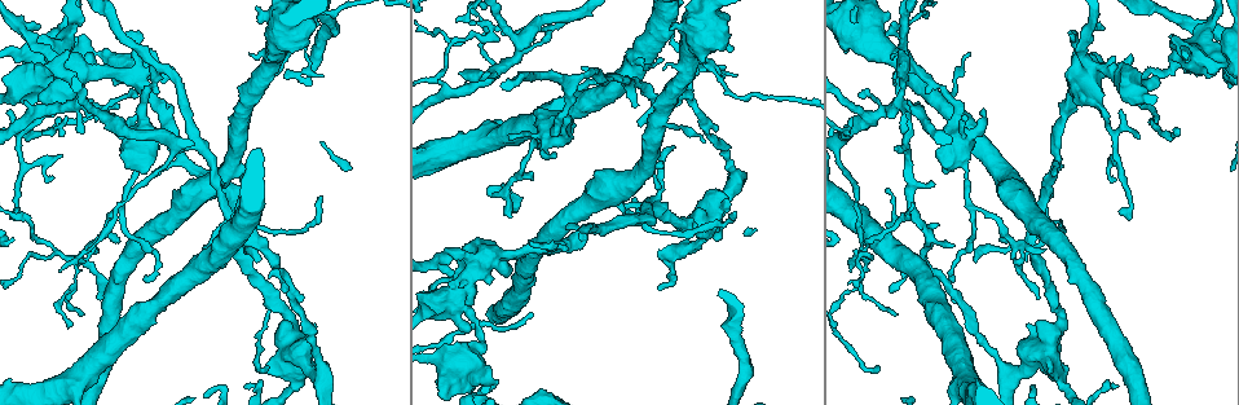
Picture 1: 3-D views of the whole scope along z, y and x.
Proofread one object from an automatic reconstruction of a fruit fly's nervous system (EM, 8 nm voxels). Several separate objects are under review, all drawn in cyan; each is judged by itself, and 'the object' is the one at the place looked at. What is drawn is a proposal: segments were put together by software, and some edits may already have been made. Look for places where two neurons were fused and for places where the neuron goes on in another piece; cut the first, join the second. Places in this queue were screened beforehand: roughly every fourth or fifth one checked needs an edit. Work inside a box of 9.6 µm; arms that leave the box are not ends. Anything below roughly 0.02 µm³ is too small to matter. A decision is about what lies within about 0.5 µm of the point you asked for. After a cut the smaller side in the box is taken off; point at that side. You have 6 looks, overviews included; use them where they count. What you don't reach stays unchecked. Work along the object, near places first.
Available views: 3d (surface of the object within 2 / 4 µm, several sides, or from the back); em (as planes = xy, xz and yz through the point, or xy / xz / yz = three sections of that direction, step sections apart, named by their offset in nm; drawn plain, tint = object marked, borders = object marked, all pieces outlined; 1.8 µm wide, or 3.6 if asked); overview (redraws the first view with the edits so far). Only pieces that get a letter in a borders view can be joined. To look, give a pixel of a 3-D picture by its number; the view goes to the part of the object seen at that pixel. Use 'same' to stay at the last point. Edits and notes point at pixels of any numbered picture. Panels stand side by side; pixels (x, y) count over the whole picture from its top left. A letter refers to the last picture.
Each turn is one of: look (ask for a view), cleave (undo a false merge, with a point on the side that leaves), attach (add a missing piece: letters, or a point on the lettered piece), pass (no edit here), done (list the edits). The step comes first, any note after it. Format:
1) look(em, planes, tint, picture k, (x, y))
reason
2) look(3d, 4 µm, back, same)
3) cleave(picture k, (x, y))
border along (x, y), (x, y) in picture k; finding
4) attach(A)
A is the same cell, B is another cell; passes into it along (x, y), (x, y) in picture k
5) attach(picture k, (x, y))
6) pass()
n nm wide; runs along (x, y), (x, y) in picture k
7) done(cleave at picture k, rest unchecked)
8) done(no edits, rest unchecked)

look(em, 3.6 µm, xz, step 4, tint, picture 1, (47, 78))
abrupt turn

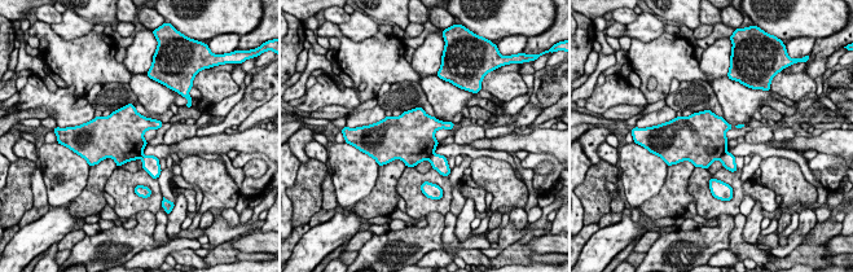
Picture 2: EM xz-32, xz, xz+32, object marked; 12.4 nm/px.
look(em, 3.6 µm, xz, step 4, borders, same)
see the neighbours

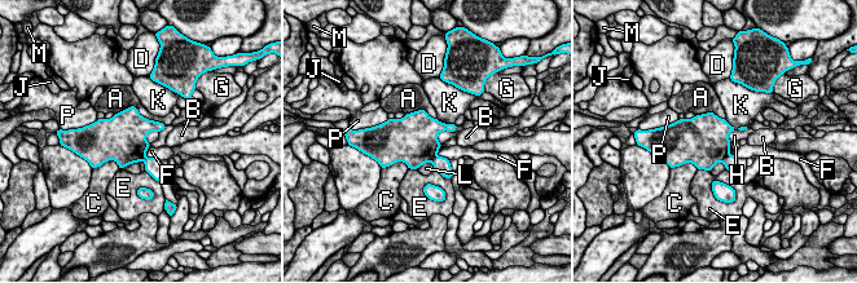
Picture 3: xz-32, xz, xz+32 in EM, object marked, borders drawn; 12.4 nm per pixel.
cleave(picture 3, (730, 162))
500 nm wide; A, B, C, D, E, F, G, H, J, K, L, M and P are other cells; border along (729, 154), (721, 160) in picture 3; a second neuron is stuck on

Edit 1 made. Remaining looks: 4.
look(em, xz, step 16, borders, picture 1, (646, 209))
three-way junction

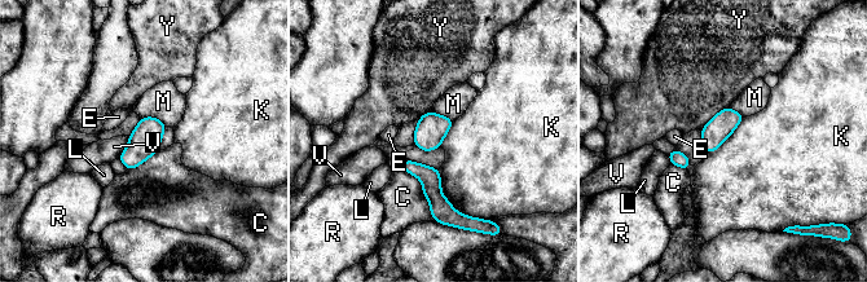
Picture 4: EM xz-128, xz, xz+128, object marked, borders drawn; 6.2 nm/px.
look(em, xy, step 8, borders, same)

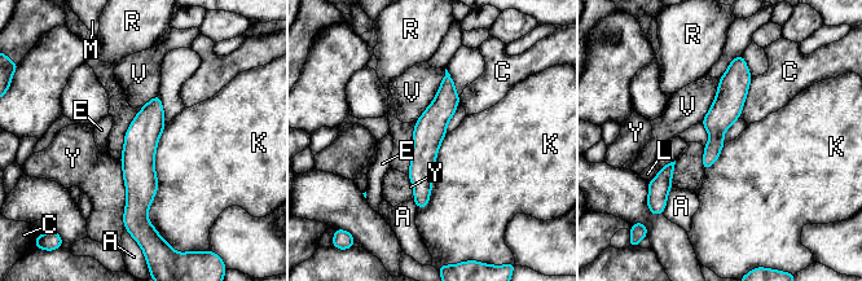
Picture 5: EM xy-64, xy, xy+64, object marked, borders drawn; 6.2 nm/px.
pass()
A, C, E, K, L, M, R, V and Y are other cells; all the same neuron

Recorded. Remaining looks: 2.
look(3d, 4 µm, back, picture 1, (285, 287))
tapers out

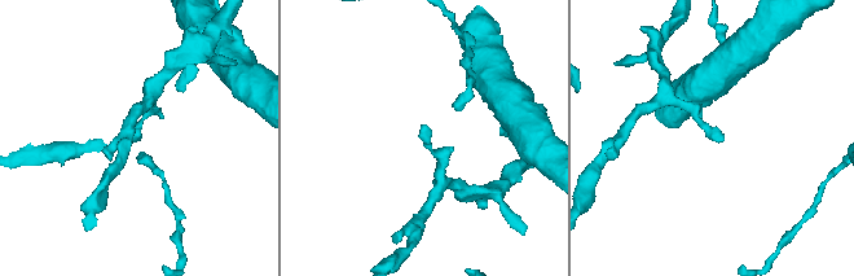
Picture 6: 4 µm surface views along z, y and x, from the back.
look(em, planes, borders, picture 6, (136, 138))

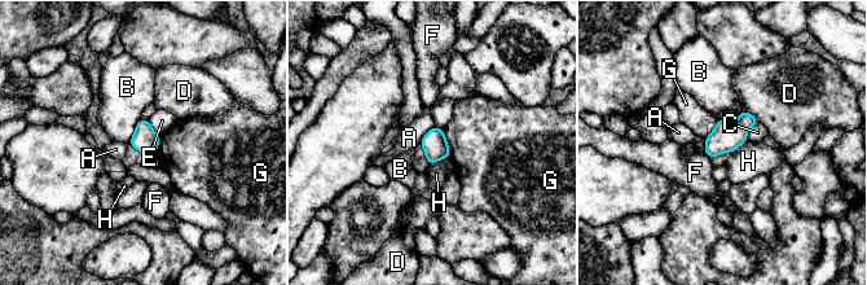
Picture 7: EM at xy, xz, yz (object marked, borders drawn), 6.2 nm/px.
pass()
A, B, C, D, E, F, G and H are other cells; border along (449, 156), (430, 165) in picture 7; no lettered piece goes on from it

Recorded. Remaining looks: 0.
done(cleave at picture 3, rest unchecked)

